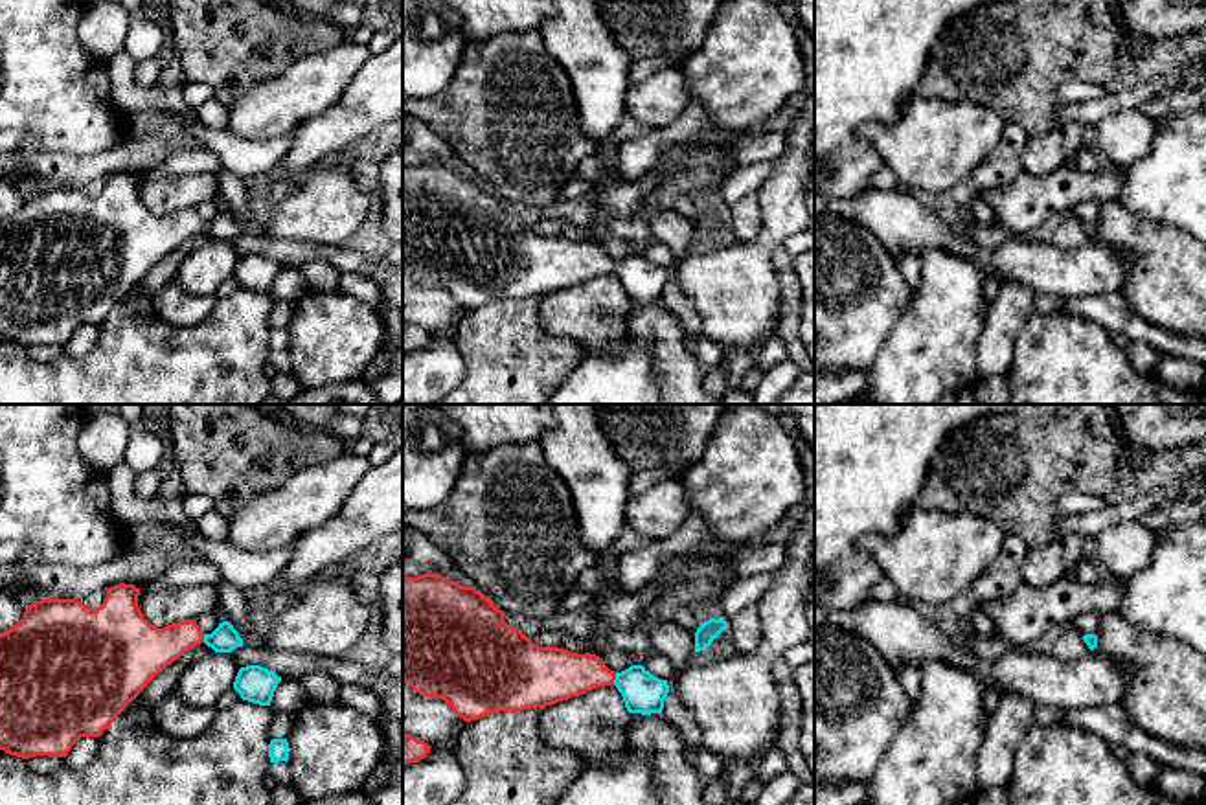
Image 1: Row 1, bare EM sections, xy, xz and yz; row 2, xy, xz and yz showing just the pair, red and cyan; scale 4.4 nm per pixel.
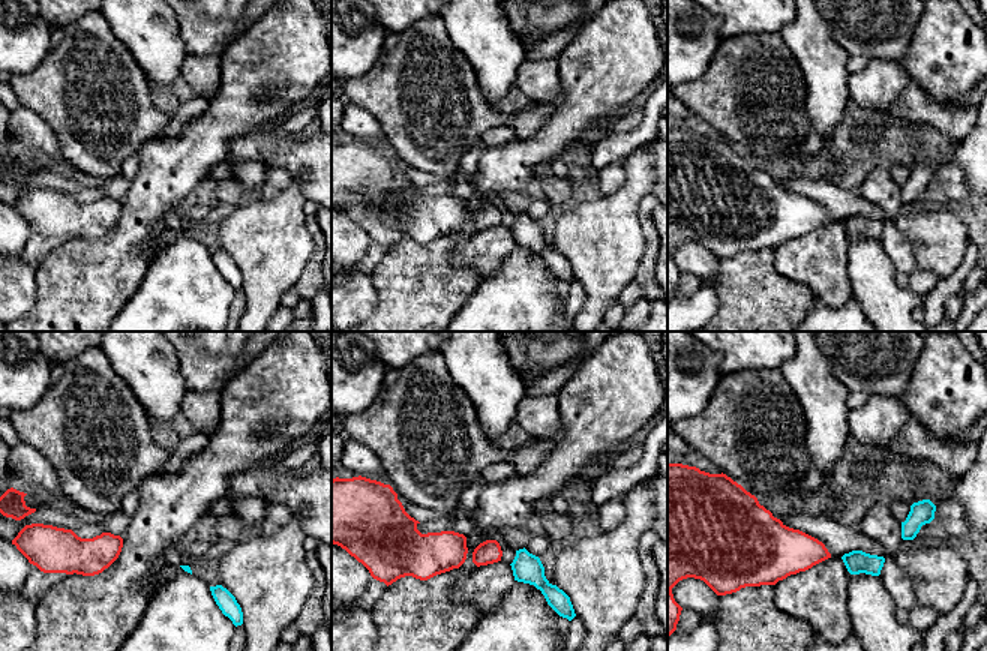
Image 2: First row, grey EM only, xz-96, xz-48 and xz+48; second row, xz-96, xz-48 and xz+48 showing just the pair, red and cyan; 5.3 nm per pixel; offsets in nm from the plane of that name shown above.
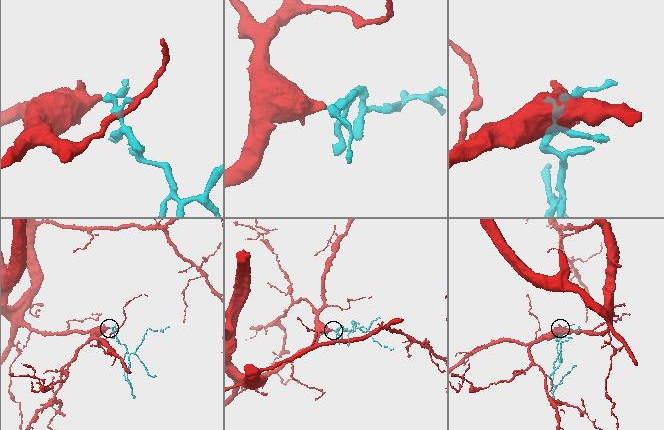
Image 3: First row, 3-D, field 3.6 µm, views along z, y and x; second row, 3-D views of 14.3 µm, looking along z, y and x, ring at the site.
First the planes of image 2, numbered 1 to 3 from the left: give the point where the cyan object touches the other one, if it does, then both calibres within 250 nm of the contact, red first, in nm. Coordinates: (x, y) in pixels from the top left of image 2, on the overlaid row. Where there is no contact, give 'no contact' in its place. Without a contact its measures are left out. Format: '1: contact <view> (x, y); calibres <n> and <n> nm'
1: no contact
2: no contact
3: no contact

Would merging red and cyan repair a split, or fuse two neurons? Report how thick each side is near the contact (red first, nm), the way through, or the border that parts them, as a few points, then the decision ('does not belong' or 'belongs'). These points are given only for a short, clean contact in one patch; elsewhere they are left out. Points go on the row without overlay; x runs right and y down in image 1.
220 nm thick on the red side, 180 nm on the other; runs through xz (557, 263), (602, 263), (614, 267), (633, 271), (644, 282); belongs

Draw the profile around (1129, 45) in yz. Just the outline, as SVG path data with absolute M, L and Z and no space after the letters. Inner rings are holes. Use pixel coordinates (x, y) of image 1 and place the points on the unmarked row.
M1123 31L1120 40L1120 51L1121 55L1127 55L1129 59L1140 59L1140 57L1145 57L1149 44L1151 42L1142 40L1131 35L1129 31Z

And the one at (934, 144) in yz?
M914 96L903 105L895 123L868 123L859 134L871 142L903 189L945 193L971 176L1000 140L1004 125L1006 121L985 105Z

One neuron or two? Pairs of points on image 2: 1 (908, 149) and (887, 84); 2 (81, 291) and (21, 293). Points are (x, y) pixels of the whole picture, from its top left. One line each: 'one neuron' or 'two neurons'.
1: one neuron
2: two neurons

